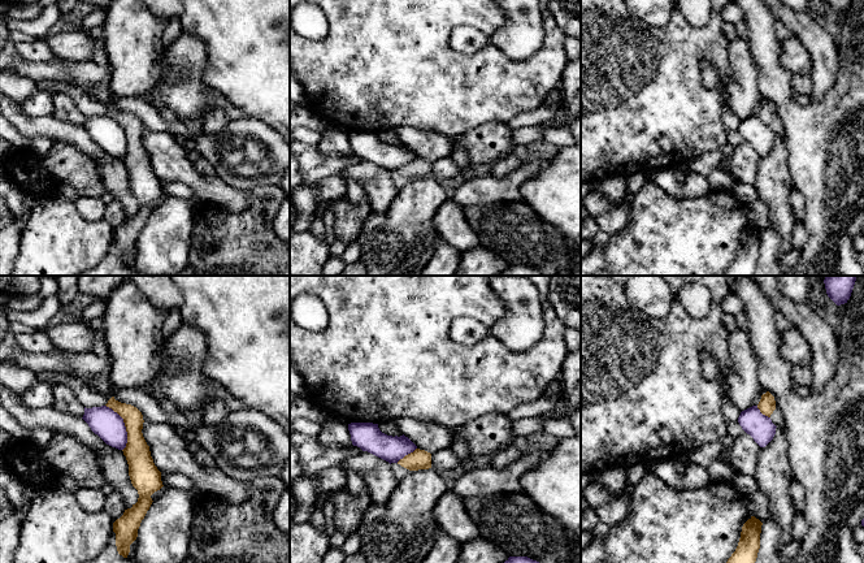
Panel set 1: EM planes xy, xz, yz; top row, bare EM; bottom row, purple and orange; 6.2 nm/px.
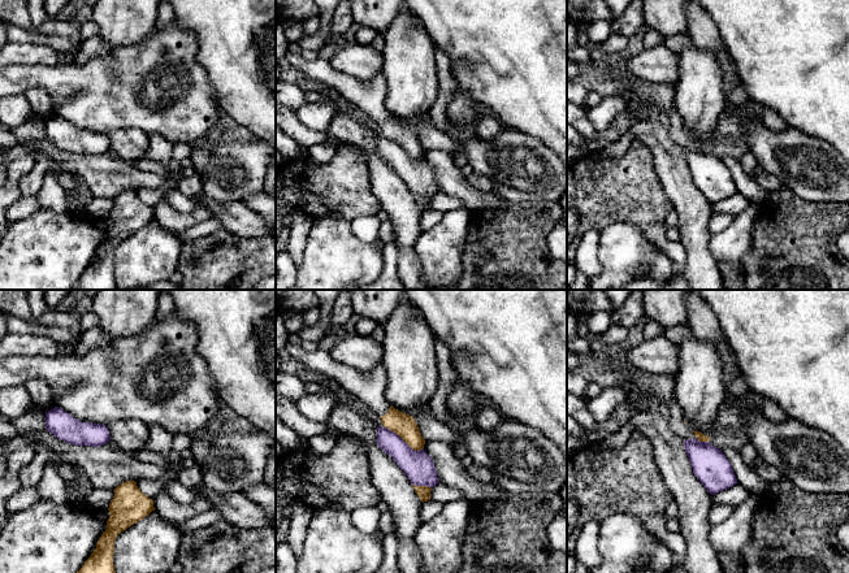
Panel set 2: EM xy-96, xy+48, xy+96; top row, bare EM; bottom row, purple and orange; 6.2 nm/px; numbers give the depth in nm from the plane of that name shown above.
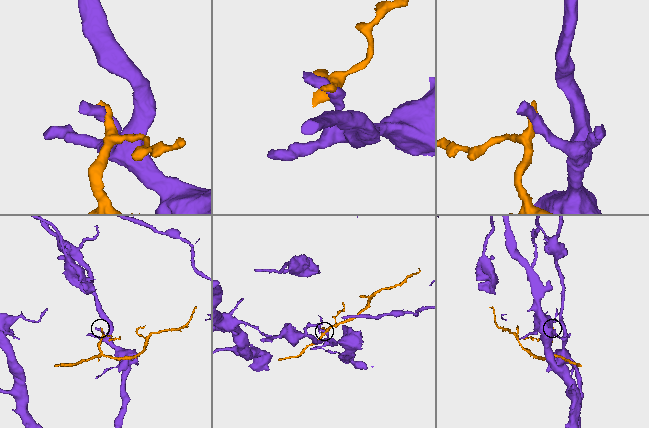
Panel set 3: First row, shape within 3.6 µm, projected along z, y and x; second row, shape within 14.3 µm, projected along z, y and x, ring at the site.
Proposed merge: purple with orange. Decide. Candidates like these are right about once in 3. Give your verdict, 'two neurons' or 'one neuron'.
two neurons

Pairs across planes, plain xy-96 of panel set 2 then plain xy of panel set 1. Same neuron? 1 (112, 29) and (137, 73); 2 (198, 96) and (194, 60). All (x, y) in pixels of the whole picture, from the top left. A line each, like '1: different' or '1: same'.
1: same
2: same

